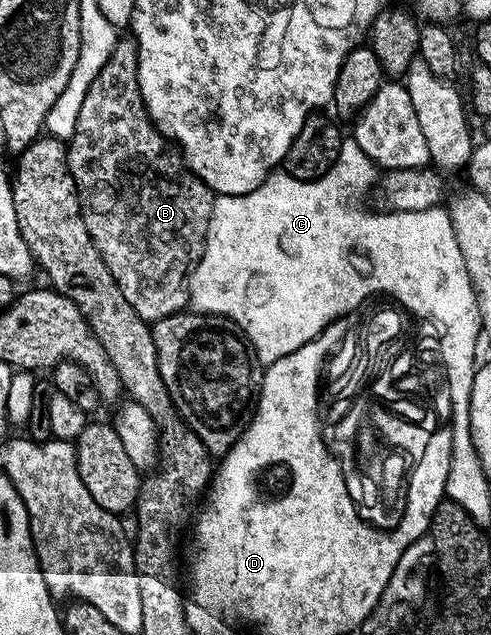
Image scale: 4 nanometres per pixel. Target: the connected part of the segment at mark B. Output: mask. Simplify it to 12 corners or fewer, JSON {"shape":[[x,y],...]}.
{"shape":[[133,40],[66,158],[132,311],[183,312],[215,194],[150,122]]}

